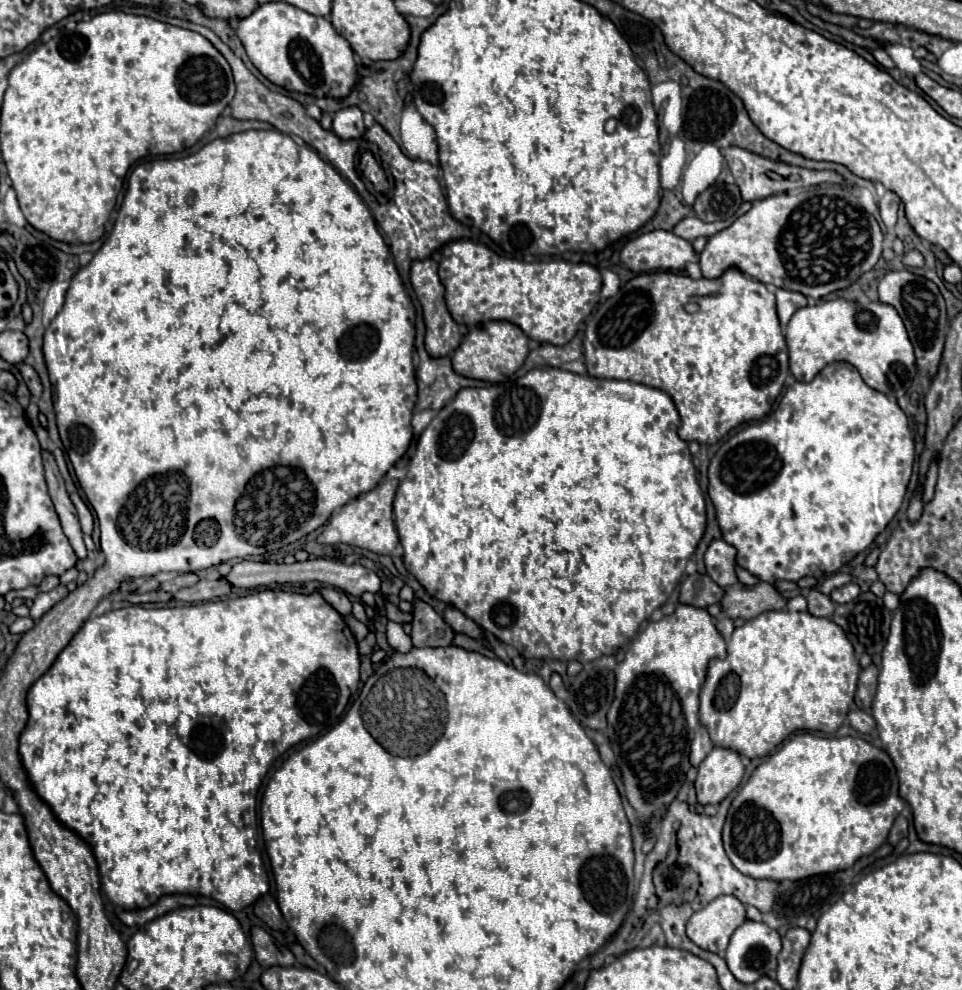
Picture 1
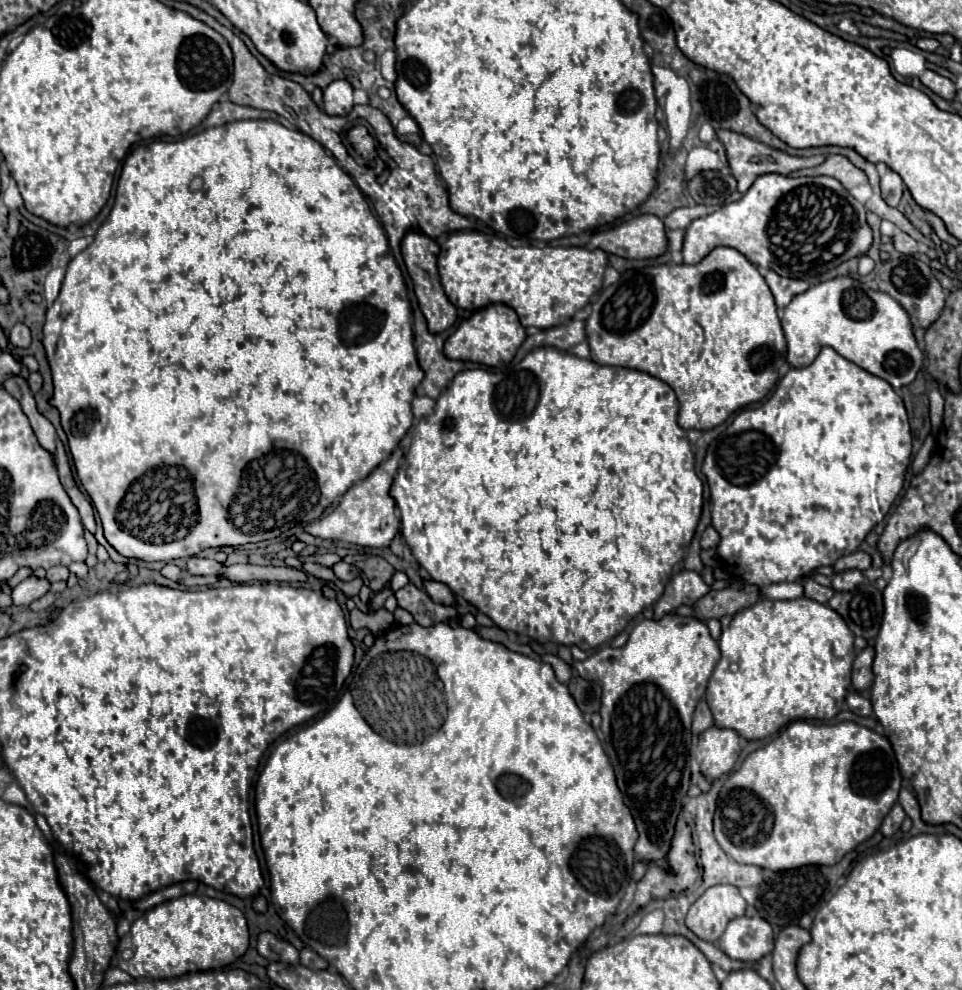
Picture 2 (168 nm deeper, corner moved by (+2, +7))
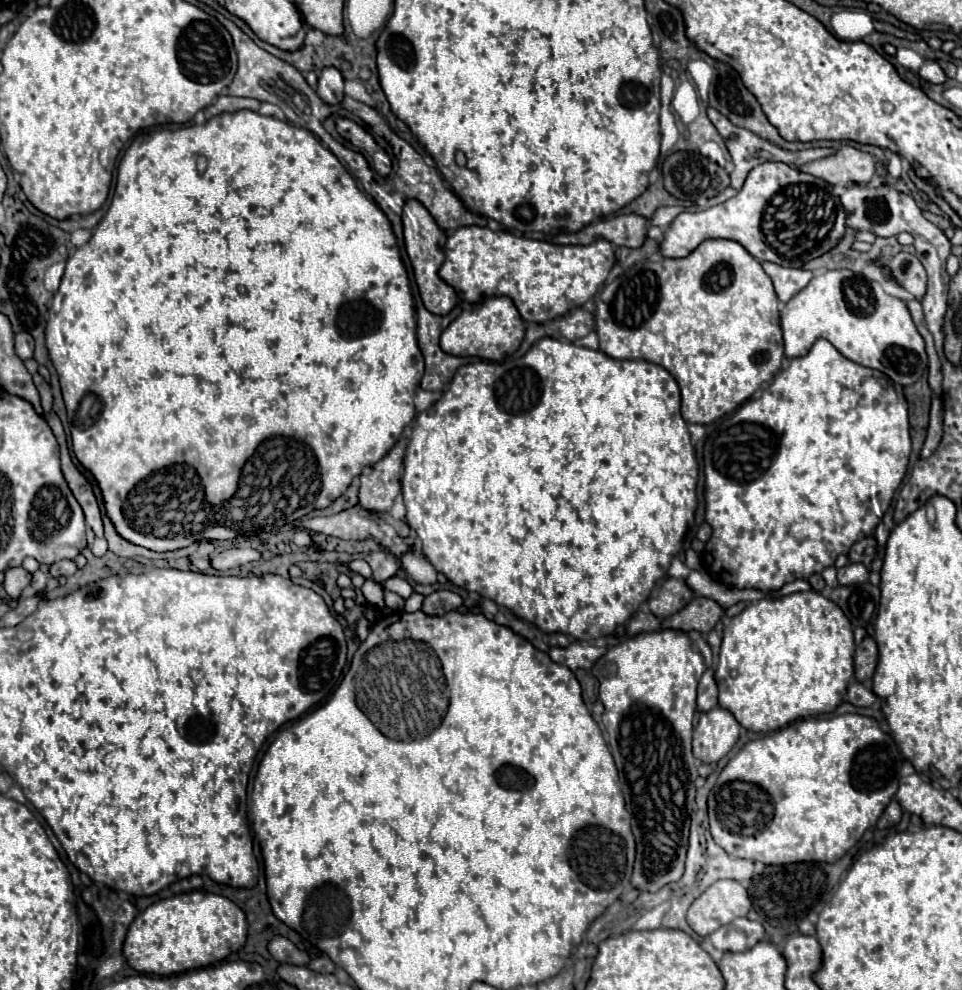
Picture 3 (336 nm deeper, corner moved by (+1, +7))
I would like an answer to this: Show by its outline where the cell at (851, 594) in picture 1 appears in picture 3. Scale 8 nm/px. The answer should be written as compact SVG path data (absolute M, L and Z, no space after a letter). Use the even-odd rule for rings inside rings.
M849 563L843 569L837 569L837 579L841 585L859 585L869 579L869 571L861 563Z

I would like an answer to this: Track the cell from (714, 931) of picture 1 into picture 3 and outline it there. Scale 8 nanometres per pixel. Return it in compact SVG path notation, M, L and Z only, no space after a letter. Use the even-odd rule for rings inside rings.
M725 879L713 883L693 901L687 911L687 923L699 937L707 937L713 929L719 929L737 917L745 917L749 909L751 901L745 887L737 881Z

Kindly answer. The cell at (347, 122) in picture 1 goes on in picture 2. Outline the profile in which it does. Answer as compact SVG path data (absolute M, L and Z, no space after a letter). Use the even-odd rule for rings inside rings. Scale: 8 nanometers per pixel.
M336 79L324 89L322 109L328 115L344 115L344 113L350 113L352 107L354 107L352 85L346 79Z

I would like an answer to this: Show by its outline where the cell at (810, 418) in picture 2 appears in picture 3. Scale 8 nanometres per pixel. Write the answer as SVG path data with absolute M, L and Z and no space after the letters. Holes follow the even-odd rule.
M817 339L807 355L791 359L789 367L785 371L779 371L763 391L759 391L753 399L745 401L735 413L723 417L717 423L715 435L707 441L703 453L705 501L707 501L705 519L713 527L713 535L703 551L707 571L713 577L721 579L723 583L731 585L733 581L733 585L739 589L761 589L761 591L773 591L795 579L809 579L813 573L821 573L823 569L831 567L839 555L847 555L847 551L857 541L869 537L875 531L907 473L909 455L911 455L911 437L909 437L907 401L903 395L897 395L897 391L893 389L893 381L885 377L881 371L845 359L841 353L837 353L837 349L829 341Z

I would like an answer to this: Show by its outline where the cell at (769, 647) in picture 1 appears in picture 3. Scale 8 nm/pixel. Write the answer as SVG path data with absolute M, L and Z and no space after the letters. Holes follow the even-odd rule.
M805 591L785 597L765 597L749 603L735 615L723 631L715 681L719 687L719 707L733 713L737 723L749 731L777 731L797 719L833 713L853 681L853 629L841 609L821 593Z

